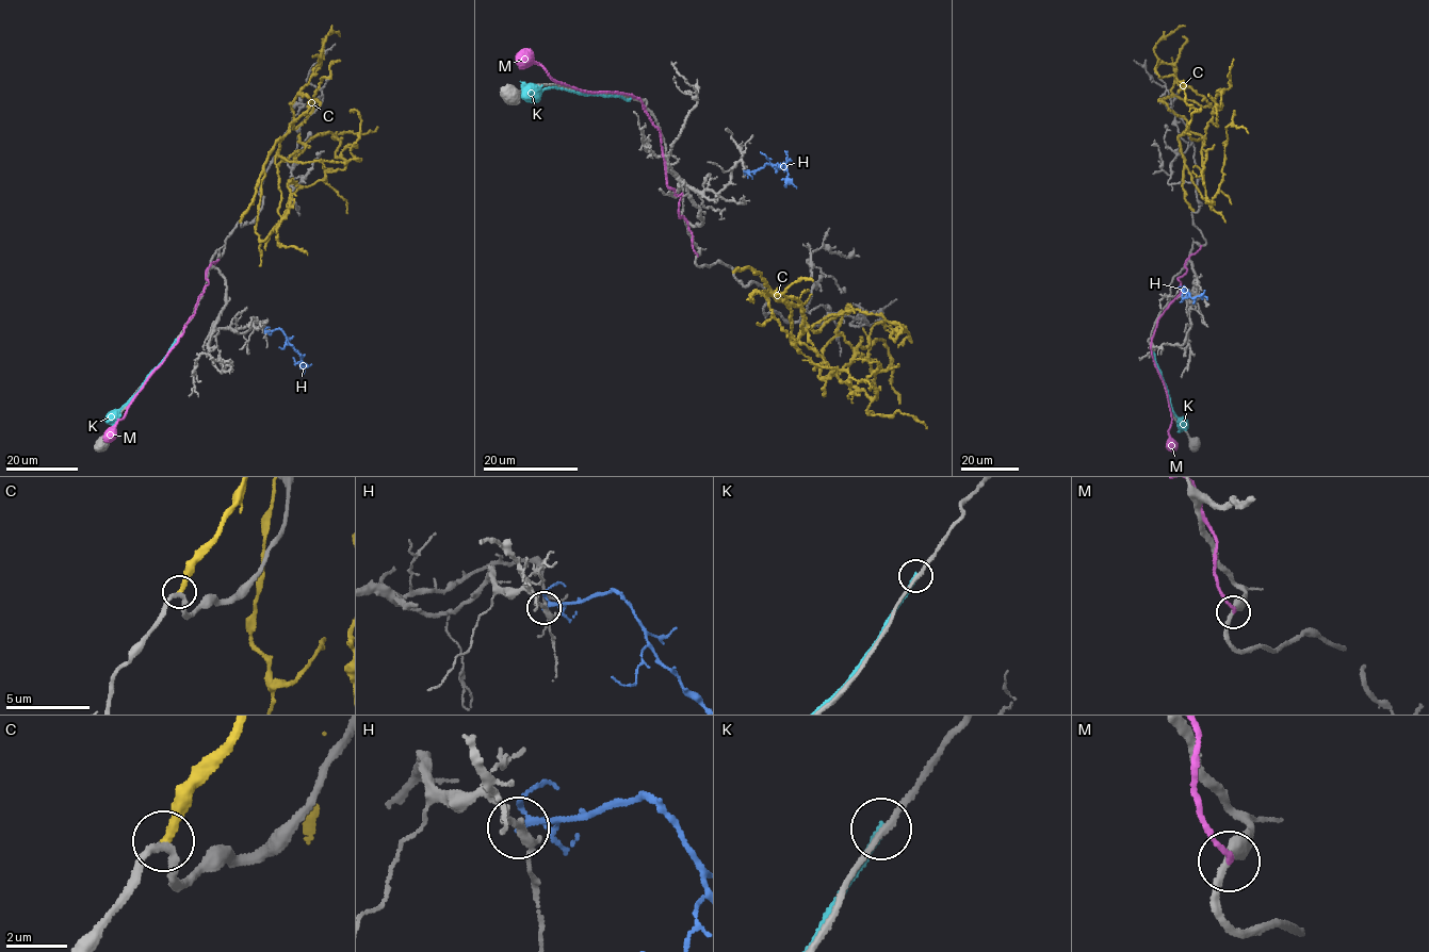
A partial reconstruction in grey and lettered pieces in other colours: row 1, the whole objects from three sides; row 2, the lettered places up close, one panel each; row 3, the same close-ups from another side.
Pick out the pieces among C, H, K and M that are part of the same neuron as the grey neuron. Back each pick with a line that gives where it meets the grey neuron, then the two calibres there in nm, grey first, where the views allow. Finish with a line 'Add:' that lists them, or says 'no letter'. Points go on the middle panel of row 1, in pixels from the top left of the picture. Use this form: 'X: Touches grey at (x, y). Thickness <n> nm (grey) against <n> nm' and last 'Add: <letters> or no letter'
Add: no letter

